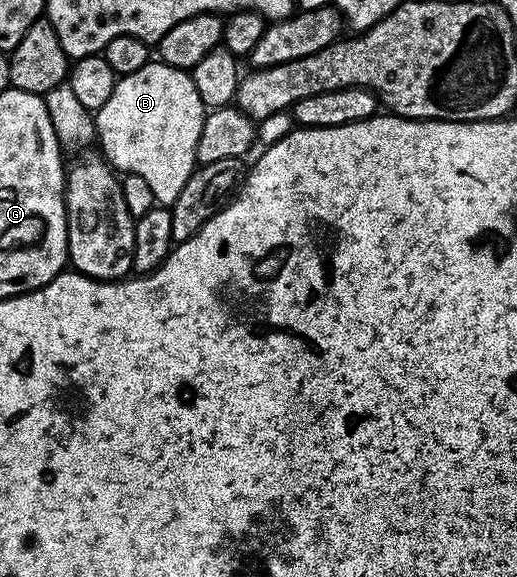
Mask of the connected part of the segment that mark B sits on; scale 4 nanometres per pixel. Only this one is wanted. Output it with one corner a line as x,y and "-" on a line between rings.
153,59
149,64
139,67
139,71
118,76
115,91
111,91
111,99
107,99
107,103
96,110
95,137
98,142
101,140
100,152
114,170
122,174
139,175
139,179
144,179
151,187
154,202
161,207
171,207
175,199
179,199
179,191
187,187
187,179
191,179
194,169
198,168
197,144
206,112
203,99
199,99
199,91
195,91
192,76
186,70

